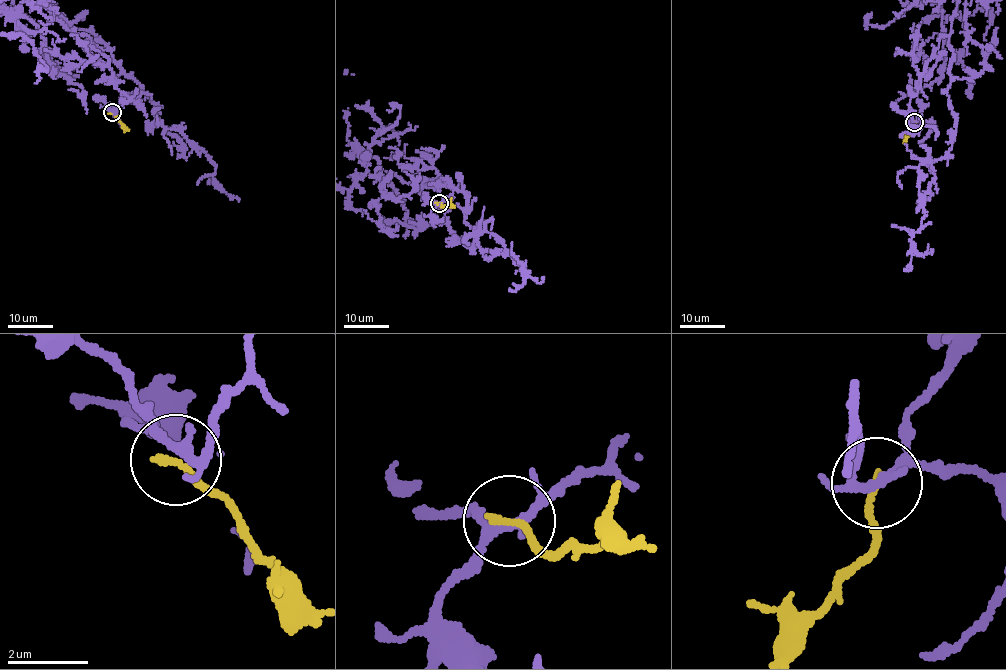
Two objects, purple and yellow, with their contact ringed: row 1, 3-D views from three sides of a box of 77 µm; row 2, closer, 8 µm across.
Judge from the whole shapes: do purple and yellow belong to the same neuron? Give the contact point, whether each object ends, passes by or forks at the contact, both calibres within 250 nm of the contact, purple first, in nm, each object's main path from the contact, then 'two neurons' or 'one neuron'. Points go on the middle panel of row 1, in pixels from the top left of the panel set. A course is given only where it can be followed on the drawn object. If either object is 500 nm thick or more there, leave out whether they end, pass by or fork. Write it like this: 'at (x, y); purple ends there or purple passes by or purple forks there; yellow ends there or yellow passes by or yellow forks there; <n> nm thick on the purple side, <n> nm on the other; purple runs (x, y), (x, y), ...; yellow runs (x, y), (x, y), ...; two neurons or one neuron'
at (439, 203); purple forks there; yellow ends there; 200 nm thick on the purple side, 180 nm on the other; purple runs (439, 203), (454, 187), (414, 175), (405, 183), (384, 170), (371, 127); yellow runs (439, 203), (444, 207), (455, 206); two neurons

